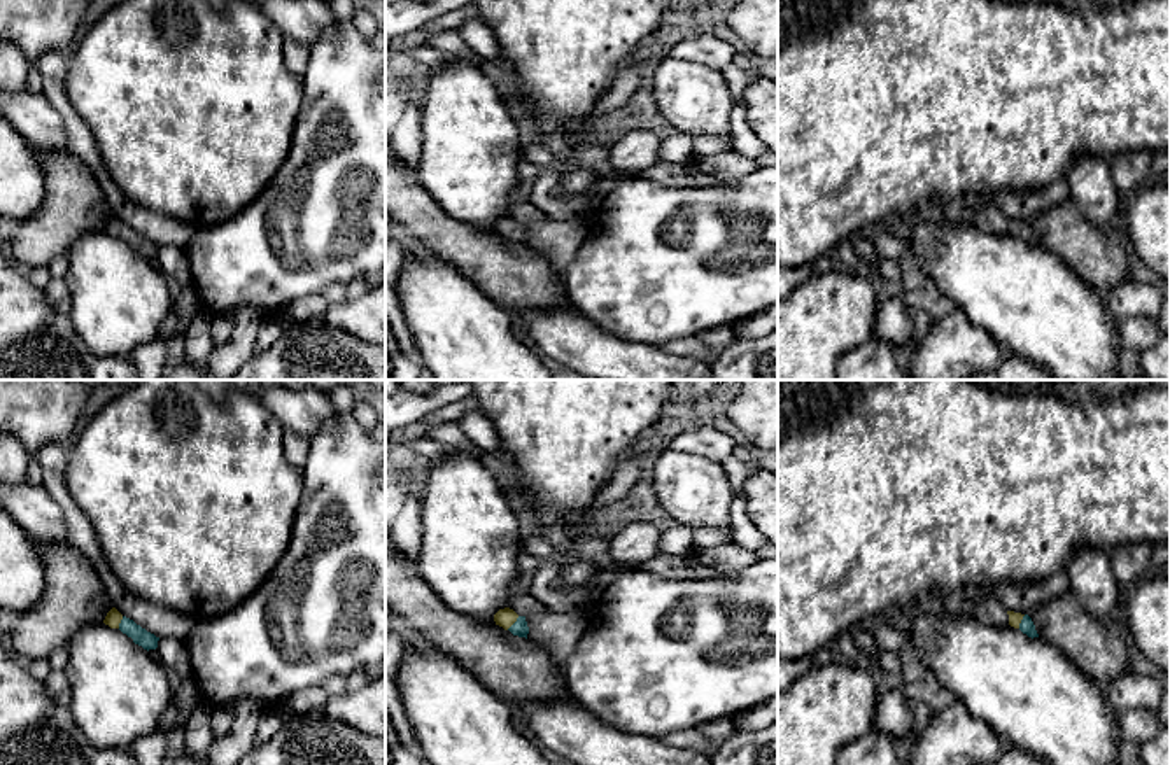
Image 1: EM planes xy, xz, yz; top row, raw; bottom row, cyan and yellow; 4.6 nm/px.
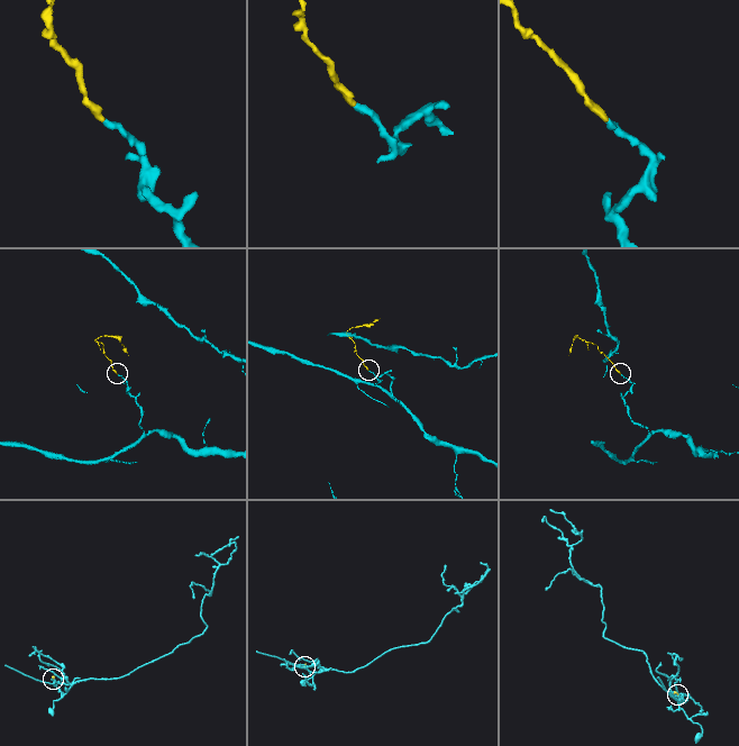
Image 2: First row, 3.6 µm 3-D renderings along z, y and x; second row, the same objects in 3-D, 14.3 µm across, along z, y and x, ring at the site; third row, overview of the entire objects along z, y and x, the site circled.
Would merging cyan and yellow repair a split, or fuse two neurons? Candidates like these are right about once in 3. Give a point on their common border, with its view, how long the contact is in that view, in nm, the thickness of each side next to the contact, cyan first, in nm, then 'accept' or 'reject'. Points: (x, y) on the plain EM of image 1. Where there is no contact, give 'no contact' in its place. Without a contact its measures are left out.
xz (514, 231) | 90 nm | 70/90 nm | accept

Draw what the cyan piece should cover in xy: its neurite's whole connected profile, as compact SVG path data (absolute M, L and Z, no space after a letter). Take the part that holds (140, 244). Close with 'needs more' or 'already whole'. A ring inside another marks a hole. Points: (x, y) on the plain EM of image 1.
M112 215L105 228L105 233L110 236L119 236L123 242L133 247L135 252L142 254L144 257L156 257L159 245L154 242L147 240L140 233L137 233L133 228L123 224L116 215Z | needs more

